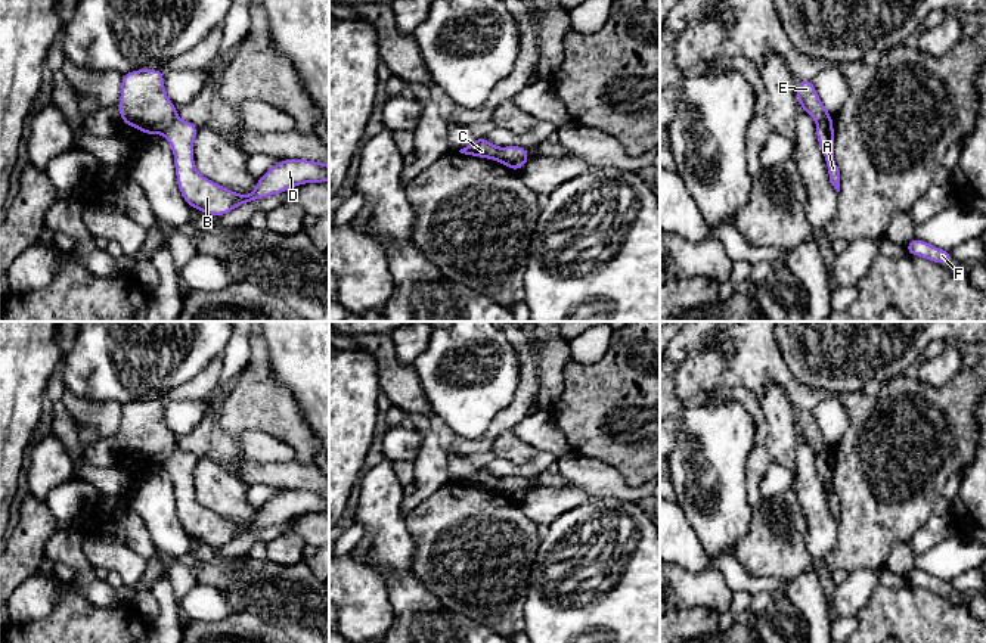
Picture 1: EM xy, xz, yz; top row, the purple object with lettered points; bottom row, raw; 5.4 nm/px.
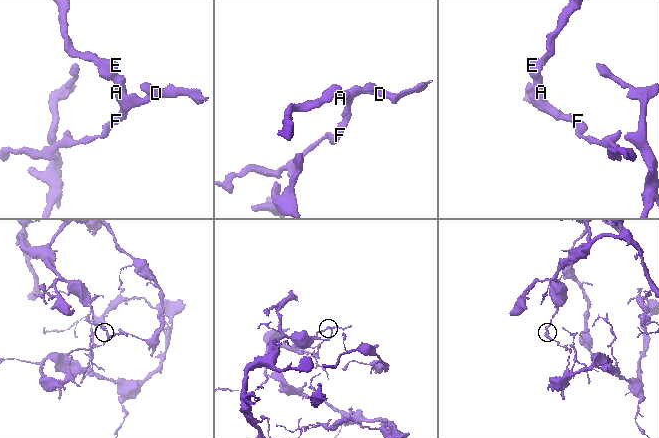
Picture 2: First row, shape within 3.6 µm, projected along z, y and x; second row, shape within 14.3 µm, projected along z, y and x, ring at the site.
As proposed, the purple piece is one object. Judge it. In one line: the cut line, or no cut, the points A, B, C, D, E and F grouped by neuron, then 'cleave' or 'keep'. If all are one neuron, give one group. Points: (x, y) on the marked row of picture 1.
xy (176, 117), (163, 133) | A B D F / C E | cleave

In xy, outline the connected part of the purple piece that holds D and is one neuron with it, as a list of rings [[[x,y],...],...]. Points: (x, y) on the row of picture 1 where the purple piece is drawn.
[[[176,118],[162,134],[173,149],[177,186],[186,205],[213,217],[221,217],[242,204],[252,204],[258,198],[264,199],[294,186],[329,181],[328,164],[310,159],[282,159],[258,178],[251,193],[239,195],[196,171],[193,140],[198,131],[196,124]]]

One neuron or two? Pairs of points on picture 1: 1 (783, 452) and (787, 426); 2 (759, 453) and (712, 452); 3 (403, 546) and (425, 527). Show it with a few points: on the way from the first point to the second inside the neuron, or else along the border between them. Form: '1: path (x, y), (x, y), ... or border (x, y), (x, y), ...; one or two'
1: path (783, 446), (783, 432); one
2: border (756, 446), (747, 459), (746, 487); two
3: border (405, 516), (406, 527), (415, 539), (414, 572); two

